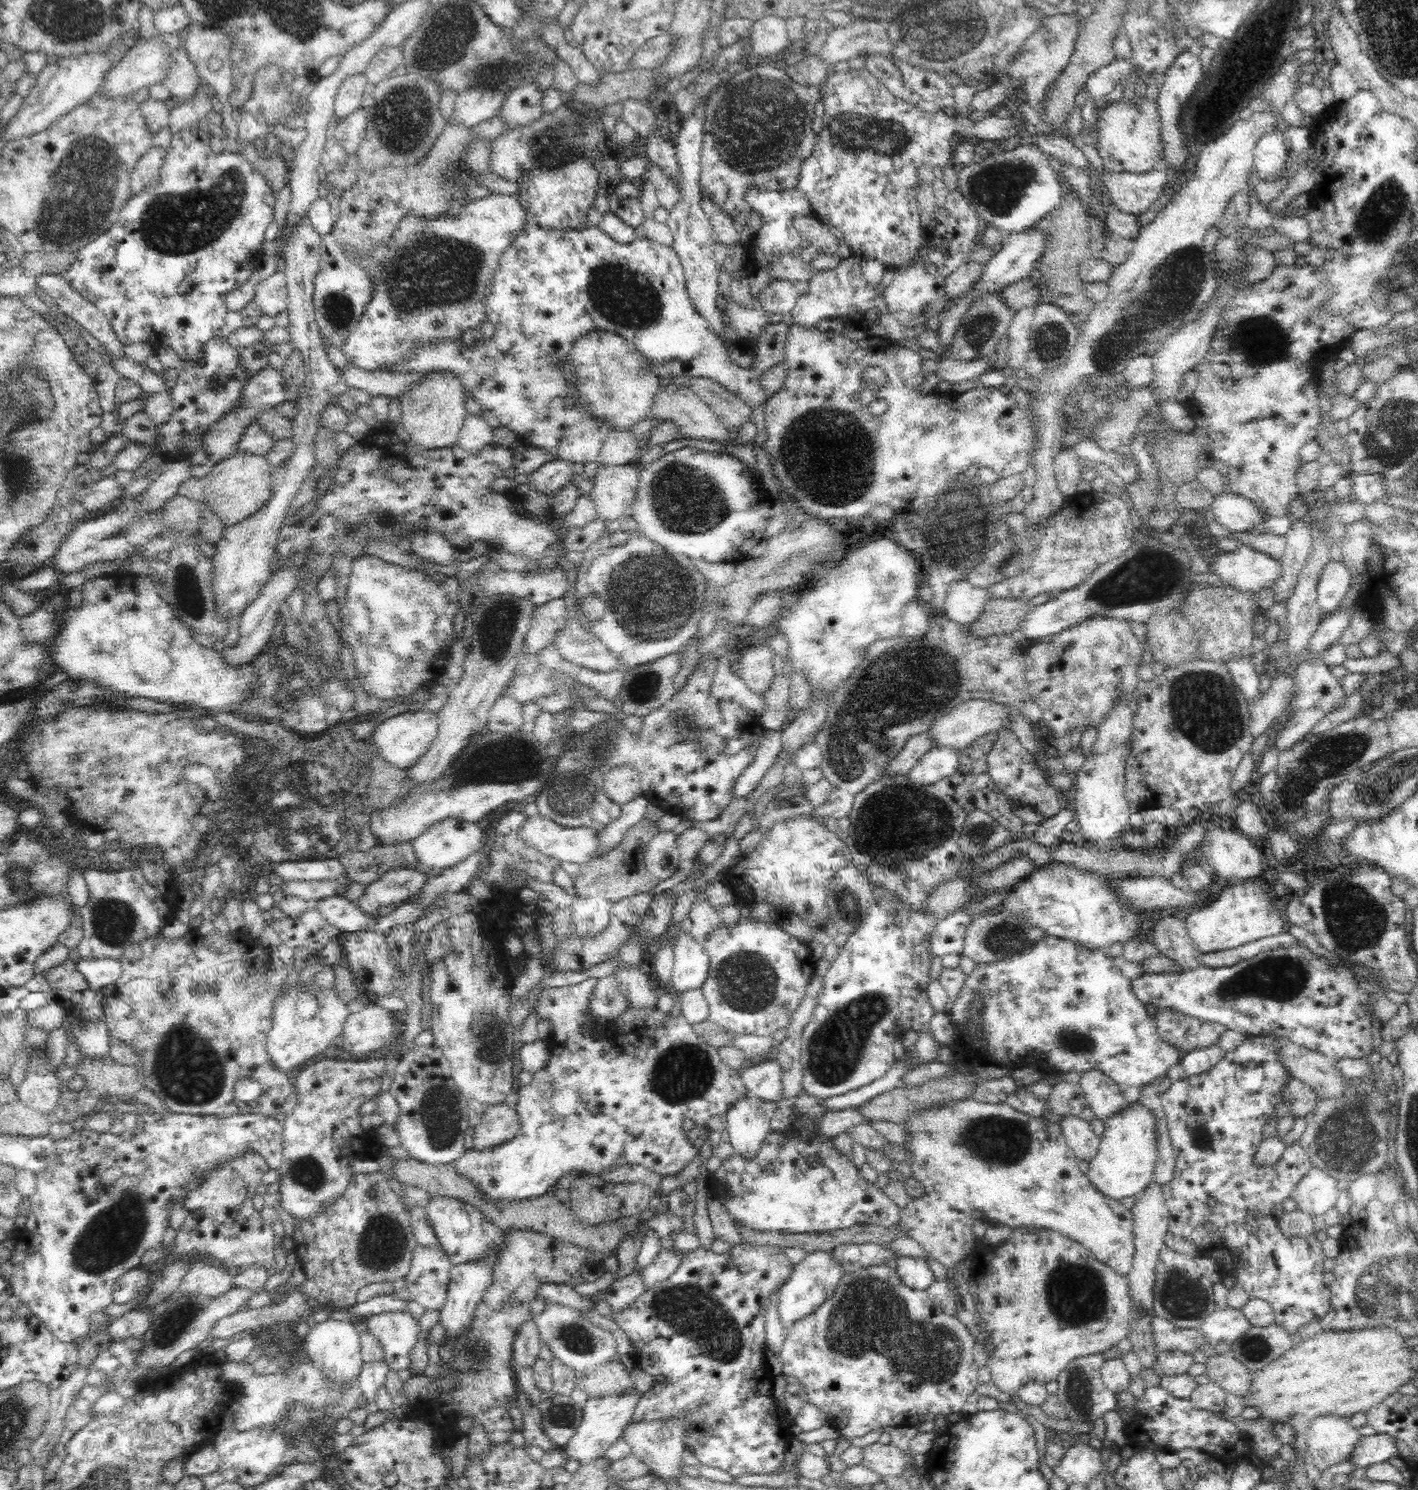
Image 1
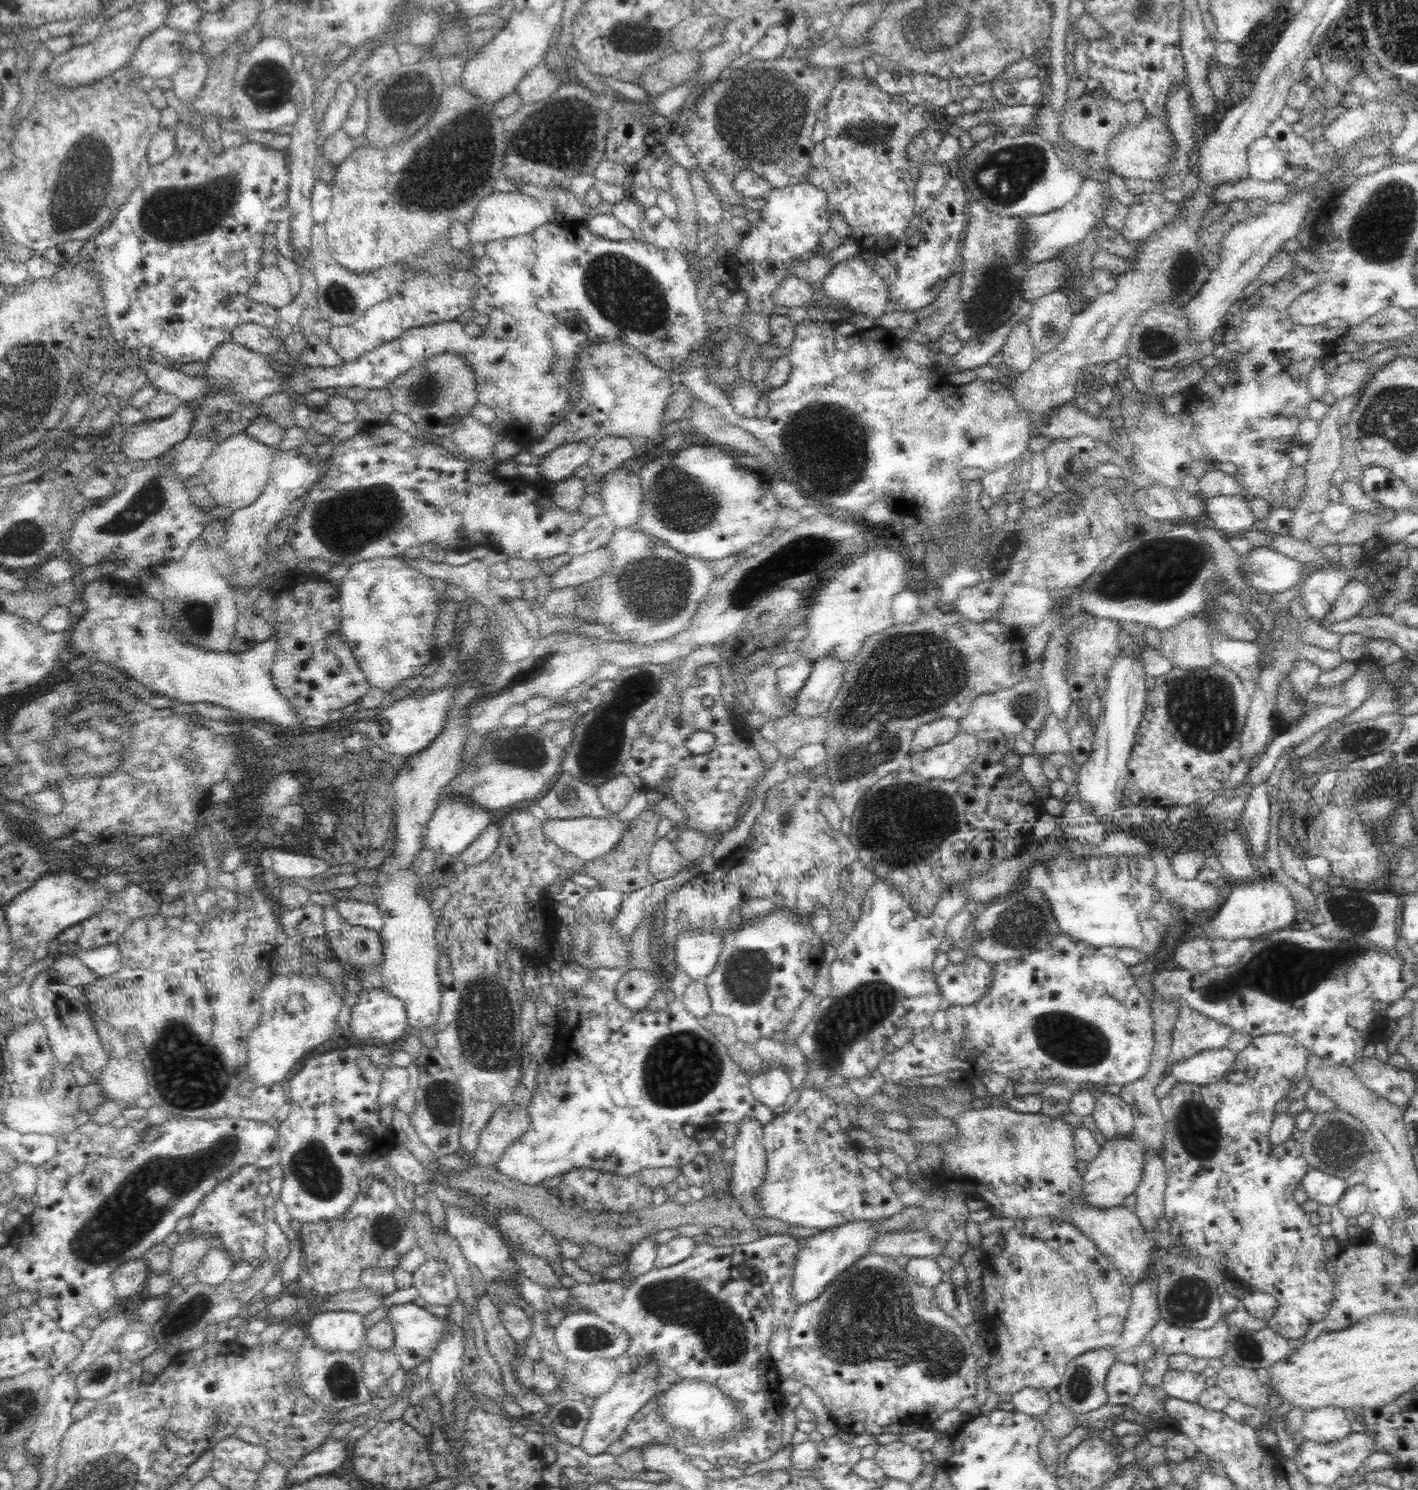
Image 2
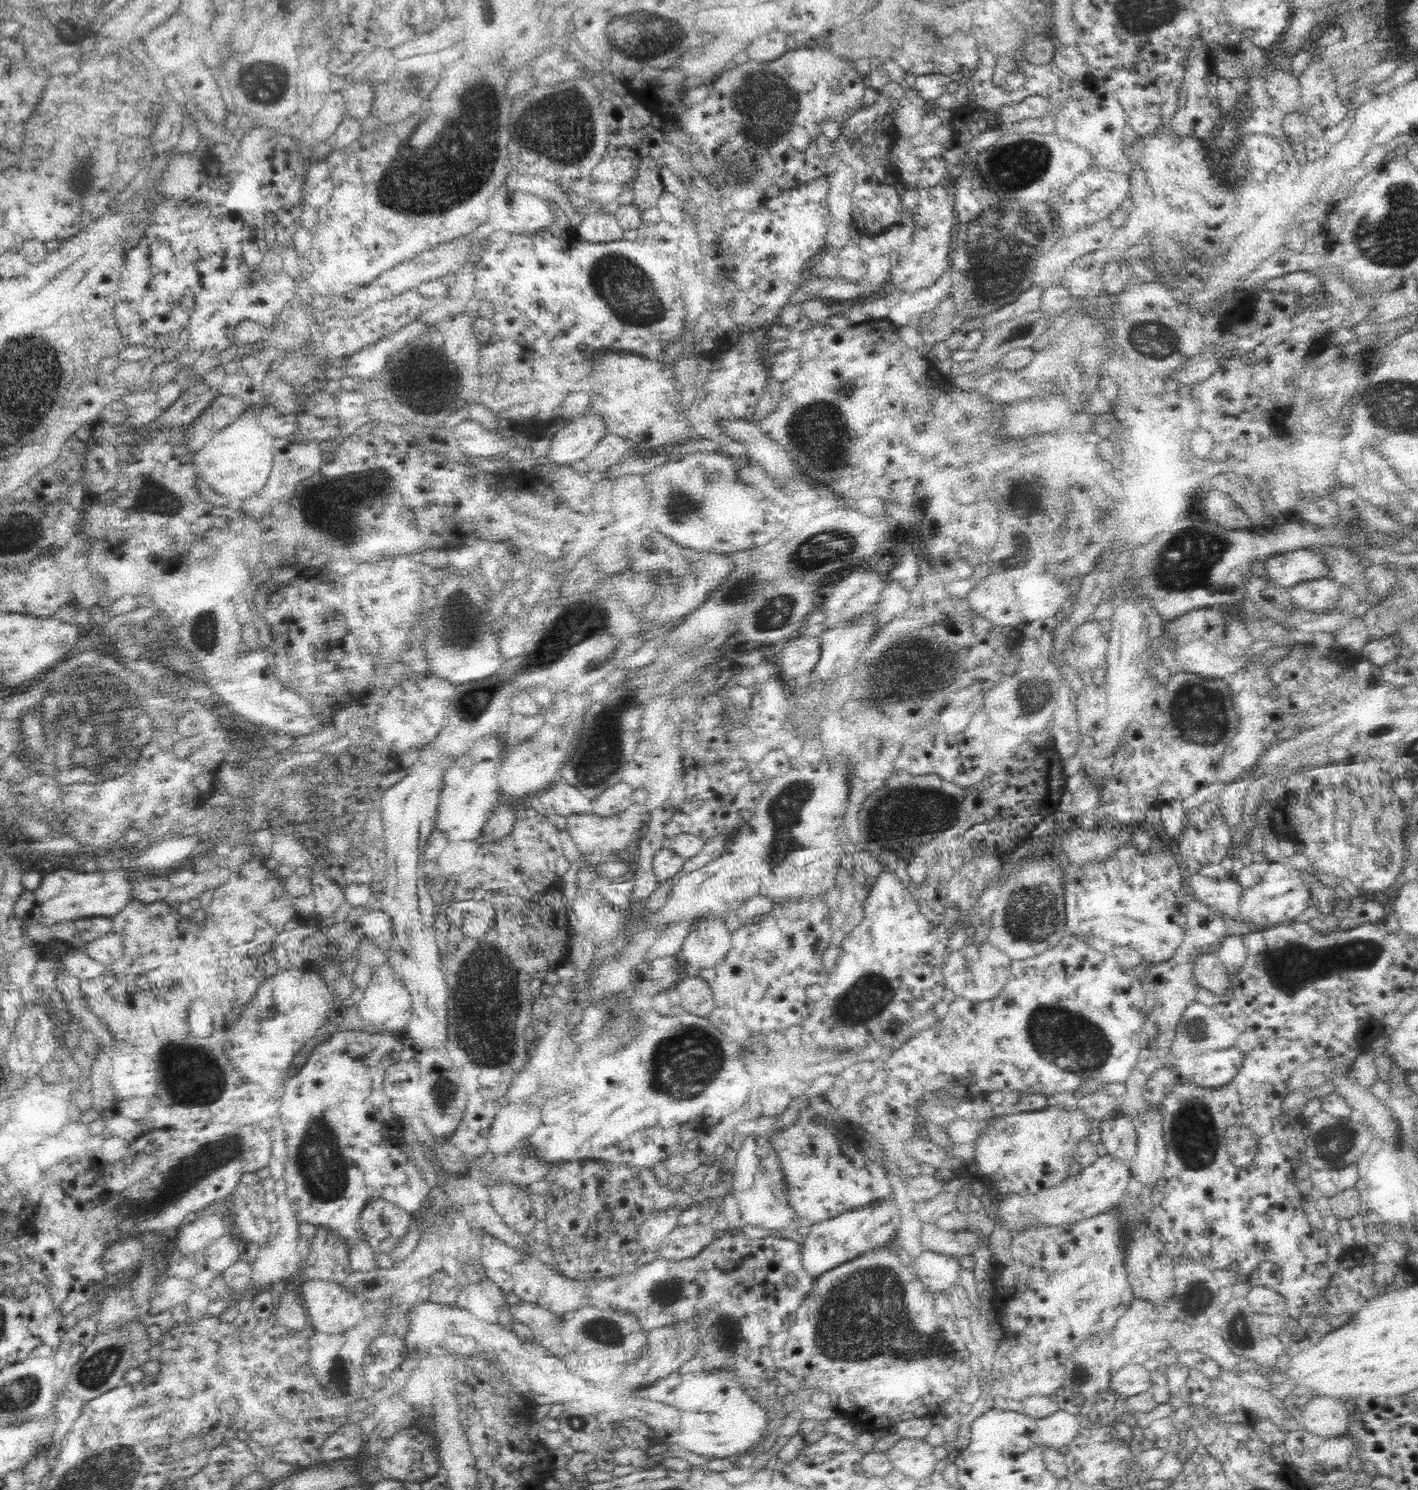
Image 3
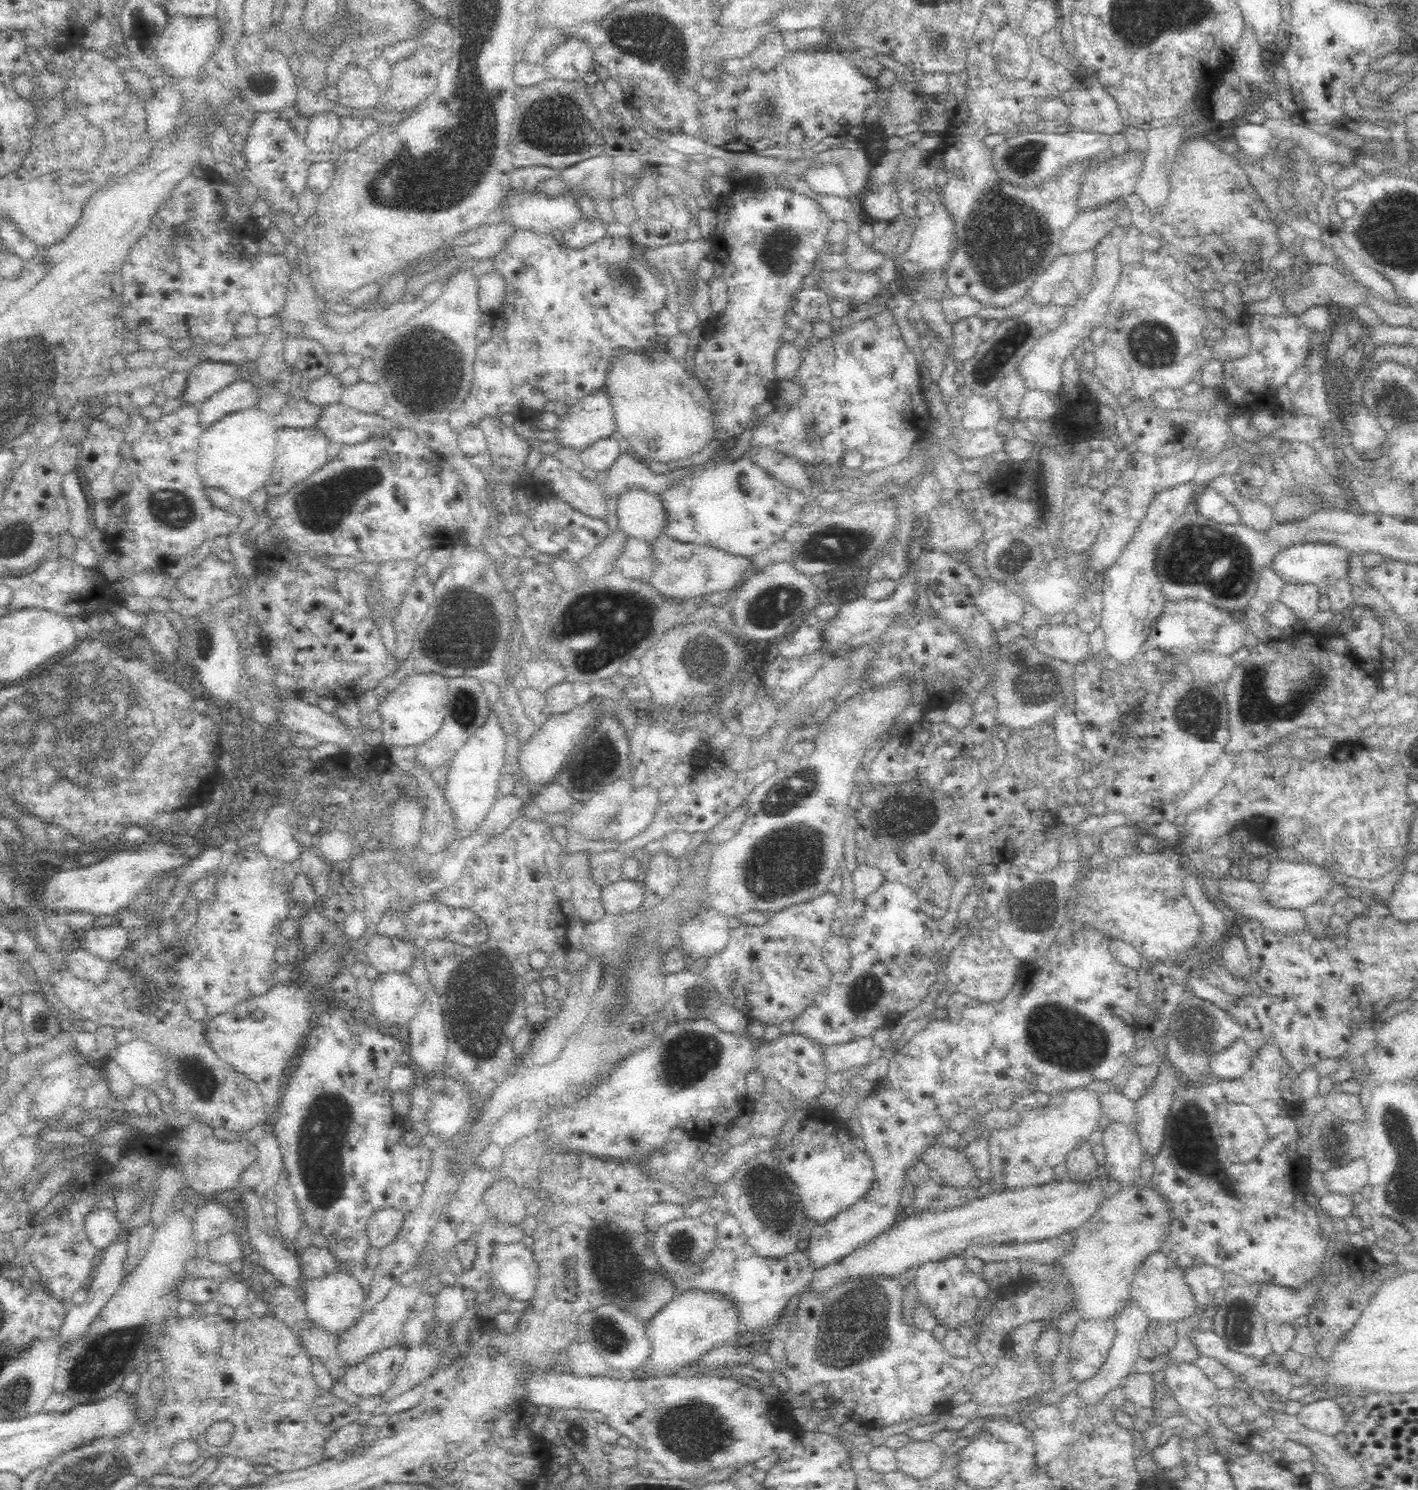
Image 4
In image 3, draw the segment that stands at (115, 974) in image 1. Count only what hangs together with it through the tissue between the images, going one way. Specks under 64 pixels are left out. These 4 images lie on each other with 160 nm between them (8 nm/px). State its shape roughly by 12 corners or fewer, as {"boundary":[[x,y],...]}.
{"boundary":[[110,929],[78,944],[106,967],[122,956],[122,935]]}

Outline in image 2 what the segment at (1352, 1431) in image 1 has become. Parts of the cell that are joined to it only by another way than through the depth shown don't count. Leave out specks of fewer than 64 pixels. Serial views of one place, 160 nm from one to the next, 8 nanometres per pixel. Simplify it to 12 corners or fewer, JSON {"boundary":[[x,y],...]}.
{"boundary":[[1325,1406],[1306,1412],[1300,1437],[1318,1444],[1346,1438],[1349,1411]]}

